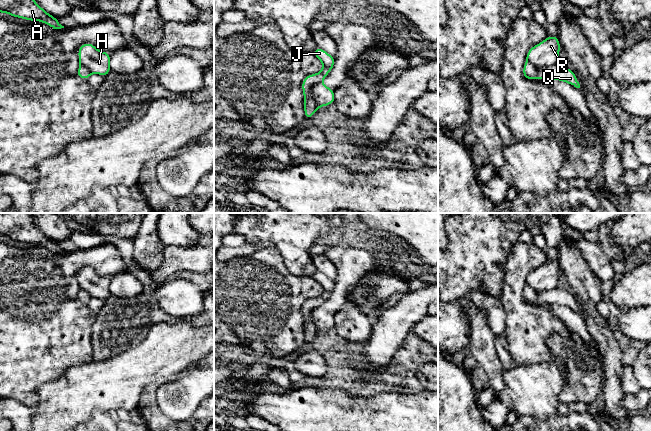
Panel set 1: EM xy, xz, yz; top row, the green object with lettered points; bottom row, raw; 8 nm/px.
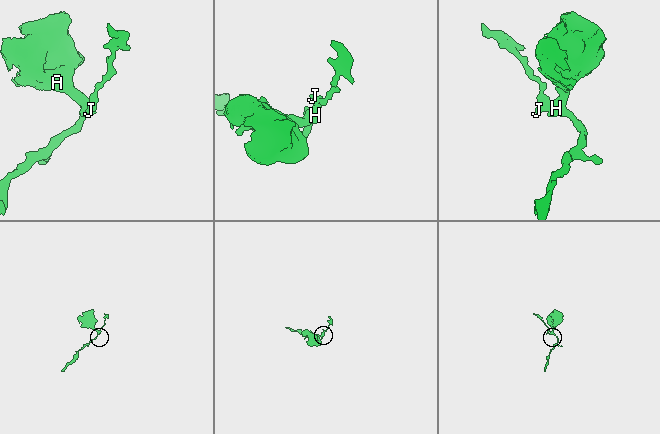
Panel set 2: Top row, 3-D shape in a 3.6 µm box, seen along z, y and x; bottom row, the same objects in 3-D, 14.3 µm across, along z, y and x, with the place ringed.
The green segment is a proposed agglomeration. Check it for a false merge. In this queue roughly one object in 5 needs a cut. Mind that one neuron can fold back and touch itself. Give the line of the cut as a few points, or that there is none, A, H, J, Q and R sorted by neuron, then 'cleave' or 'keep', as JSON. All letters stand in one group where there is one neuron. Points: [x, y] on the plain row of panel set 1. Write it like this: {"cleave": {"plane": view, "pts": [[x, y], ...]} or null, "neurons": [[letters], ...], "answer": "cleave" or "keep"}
{"cleave": {"plane": "yz", "pts": [[527, 284], [537, 291], [548, 291], [557, 287]]}, "neurons": [["A", "H", "R"], ["J", "Q"]], "answer": "cleave"}

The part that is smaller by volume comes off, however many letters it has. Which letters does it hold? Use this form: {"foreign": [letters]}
{"foreign": ["J", "Q"]}

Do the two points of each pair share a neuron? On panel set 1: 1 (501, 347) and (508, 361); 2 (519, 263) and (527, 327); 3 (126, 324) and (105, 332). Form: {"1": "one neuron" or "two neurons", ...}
{"1": "one neuron", "2": "one neuron", "3": "one neuron"}

